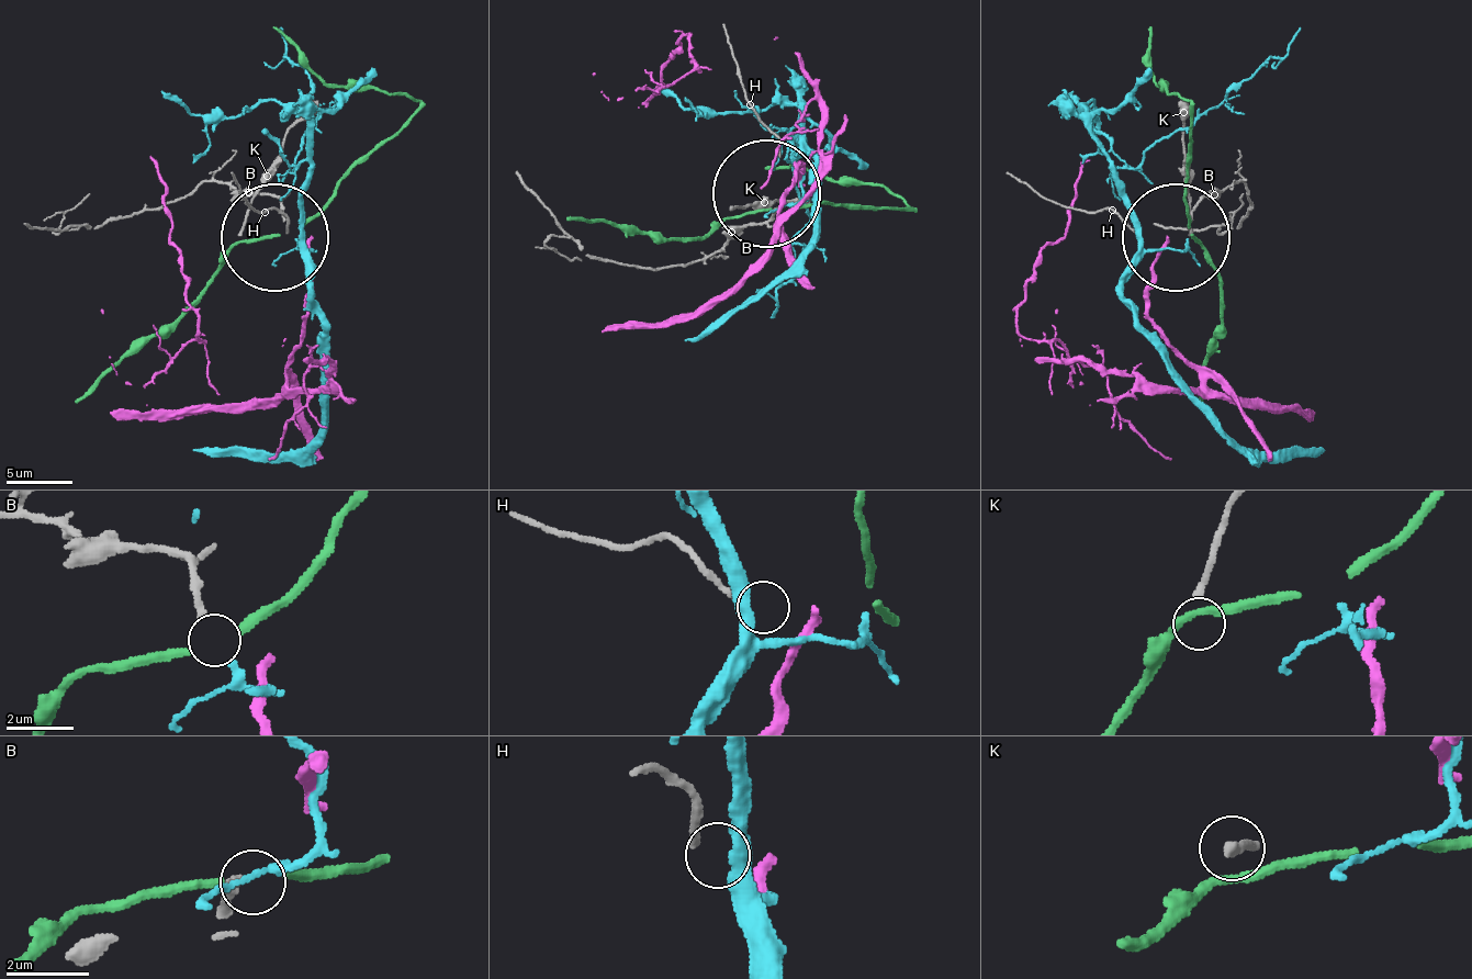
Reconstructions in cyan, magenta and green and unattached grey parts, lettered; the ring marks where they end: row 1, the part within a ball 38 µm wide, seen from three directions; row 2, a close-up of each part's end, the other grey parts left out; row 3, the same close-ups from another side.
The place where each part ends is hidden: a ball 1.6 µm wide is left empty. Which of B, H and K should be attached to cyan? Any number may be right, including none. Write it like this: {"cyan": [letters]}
{"cyan": ["B"]}

